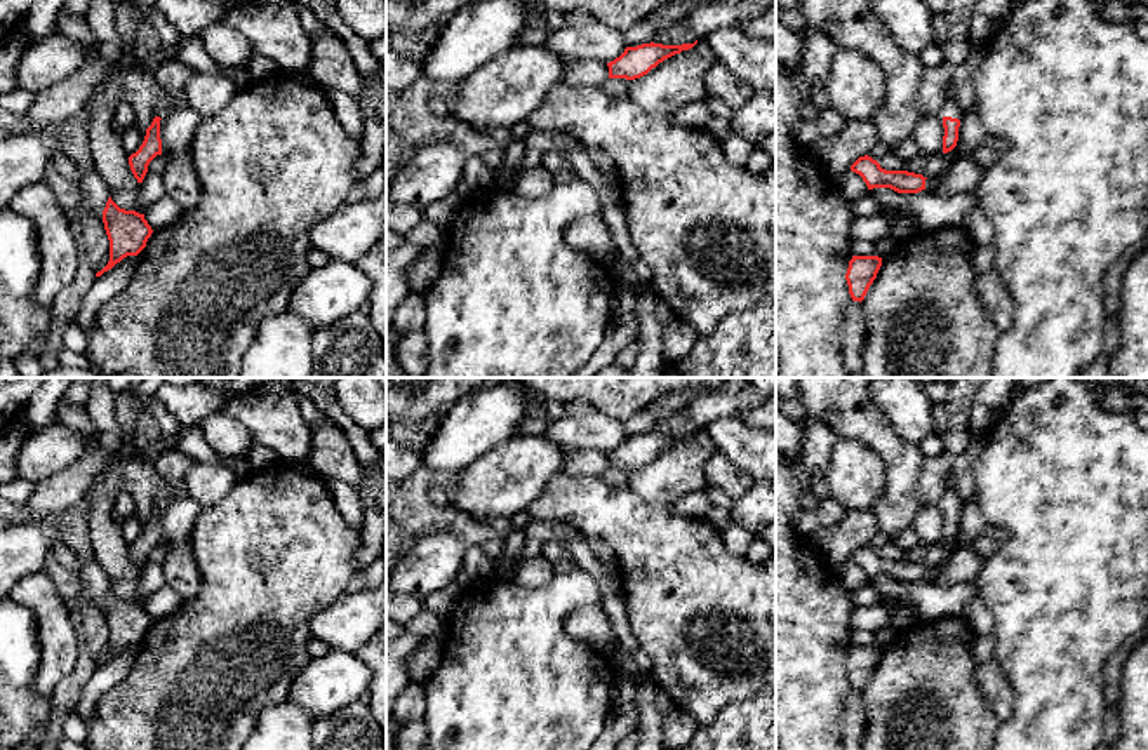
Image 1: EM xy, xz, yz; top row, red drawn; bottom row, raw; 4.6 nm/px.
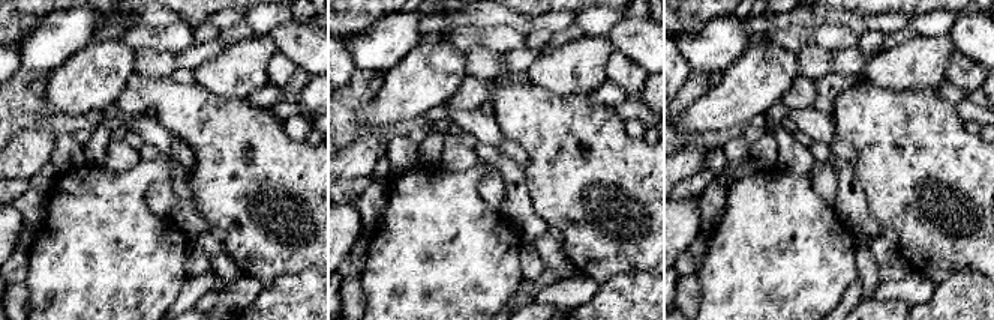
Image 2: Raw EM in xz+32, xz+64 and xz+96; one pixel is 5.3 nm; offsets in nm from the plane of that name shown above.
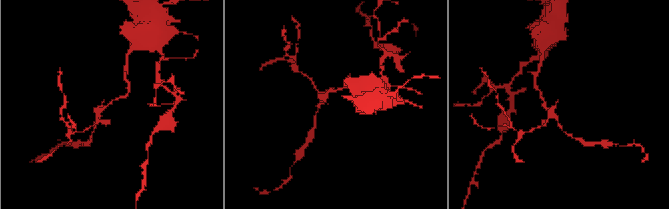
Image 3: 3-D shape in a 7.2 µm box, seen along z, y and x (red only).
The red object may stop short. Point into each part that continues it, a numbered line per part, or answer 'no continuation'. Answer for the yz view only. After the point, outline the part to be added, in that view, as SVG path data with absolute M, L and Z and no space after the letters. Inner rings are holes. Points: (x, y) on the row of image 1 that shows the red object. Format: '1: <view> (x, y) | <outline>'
1: yz (950, 107) | M944 97L943 108L939 117L951 117L951 118L958 118L962 113L960 104L957 101L957 97Z

